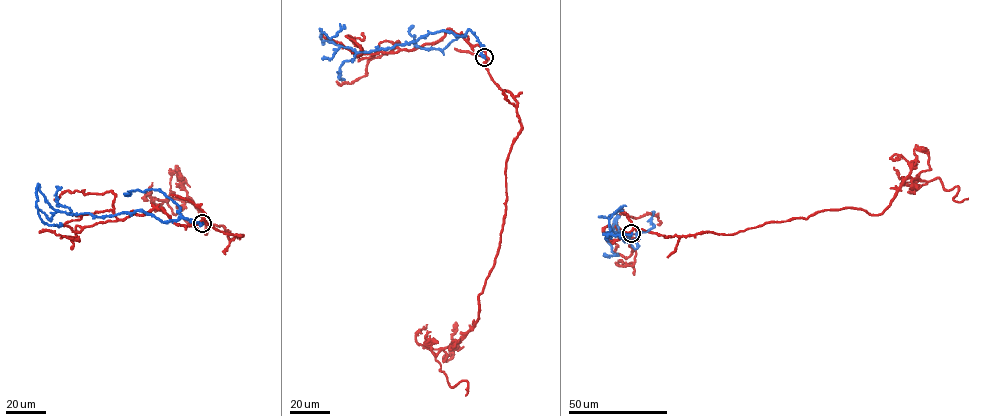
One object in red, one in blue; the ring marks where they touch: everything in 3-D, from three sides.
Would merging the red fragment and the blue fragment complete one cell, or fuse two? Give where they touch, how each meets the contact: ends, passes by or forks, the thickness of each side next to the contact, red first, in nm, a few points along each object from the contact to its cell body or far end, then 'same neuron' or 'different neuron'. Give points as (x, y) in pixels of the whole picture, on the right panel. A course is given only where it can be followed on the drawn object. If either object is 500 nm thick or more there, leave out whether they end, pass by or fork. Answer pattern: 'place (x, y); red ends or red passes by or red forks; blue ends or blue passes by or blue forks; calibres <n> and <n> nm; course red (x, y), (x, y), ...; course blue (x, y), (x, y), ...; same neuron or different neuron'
place (631, 233); calibres 500 and 480 nm; course red (631, 233), (730, 234), (845, 208), (881, 214), (909, 177), (968, 198); course blue (631, 233), (606, 239), (610, 231), (629, 240), (618, 216), (608, 236), (618, 254), (604, 253); different neuron

